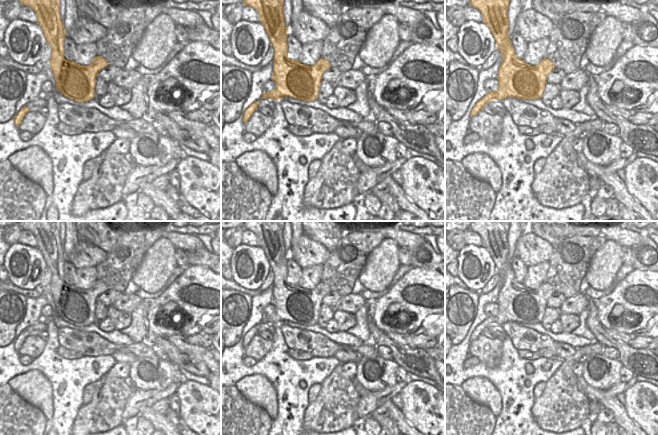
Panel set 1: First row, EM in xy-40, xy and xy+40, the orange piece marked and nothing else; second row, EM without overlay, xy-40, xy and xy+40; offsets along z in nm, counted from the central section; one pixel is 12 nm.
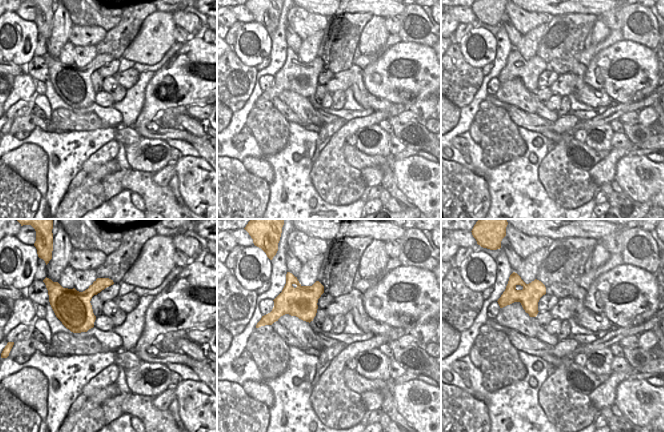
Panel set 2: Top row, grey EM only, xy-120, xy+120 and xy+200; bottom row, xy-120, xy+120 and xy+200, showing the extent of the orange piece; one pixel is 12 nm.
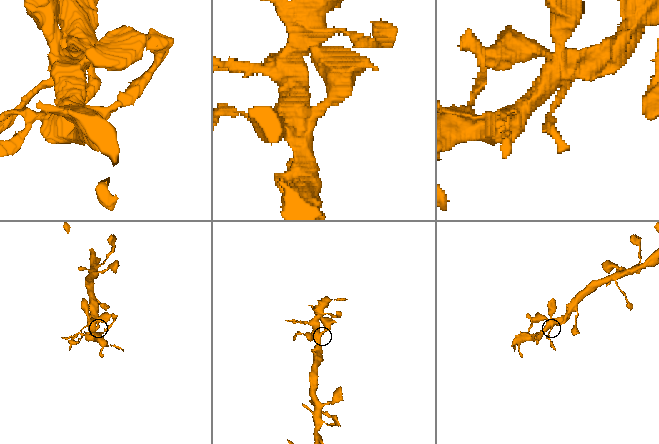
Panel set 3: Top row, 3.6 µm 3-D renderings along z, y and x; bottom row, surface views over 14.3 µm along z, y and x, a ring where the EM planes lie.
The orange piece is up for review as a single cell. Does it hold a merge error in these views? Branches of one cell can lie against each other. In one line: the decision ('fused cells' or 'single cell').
single cell

